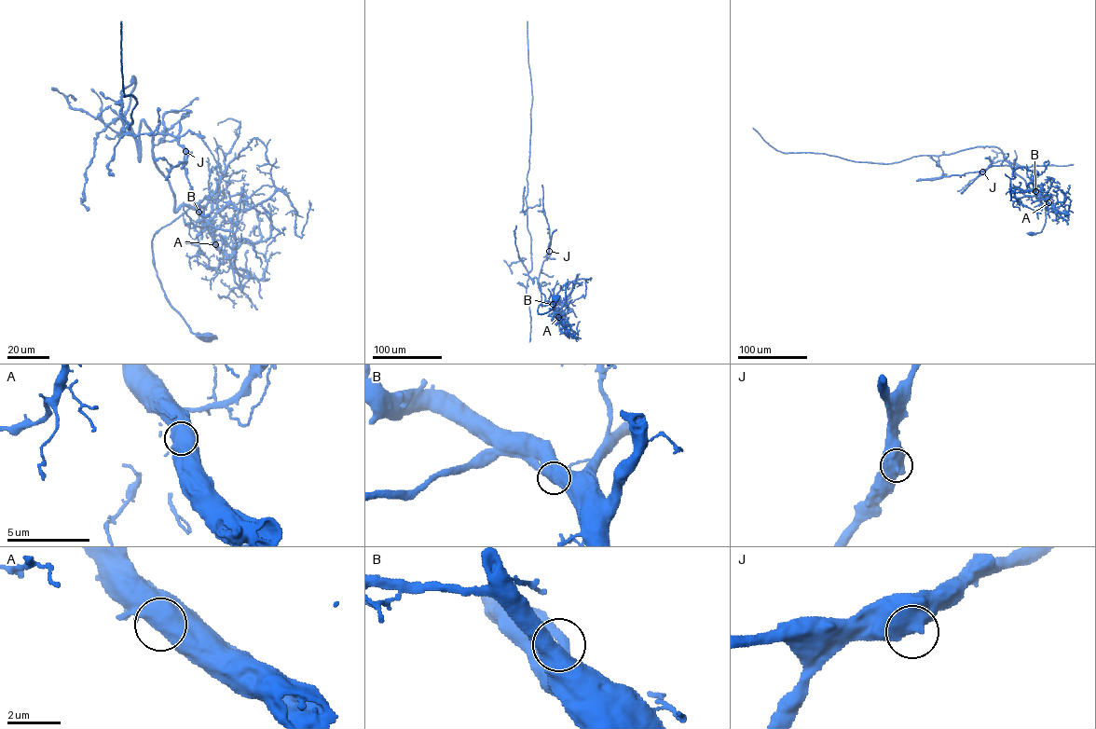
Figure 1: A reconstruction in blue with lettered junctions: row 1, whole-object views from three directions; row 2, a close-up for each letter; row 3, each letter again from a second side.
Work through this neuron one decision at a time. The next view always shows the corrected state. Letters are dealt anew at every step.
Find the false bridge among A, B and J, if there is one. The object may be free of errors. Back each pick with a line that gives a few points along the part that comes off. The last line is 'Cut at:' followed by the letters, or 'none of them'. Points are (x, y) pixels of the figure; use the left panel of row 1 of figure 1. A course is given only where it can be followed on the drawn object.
Cut at: none of them

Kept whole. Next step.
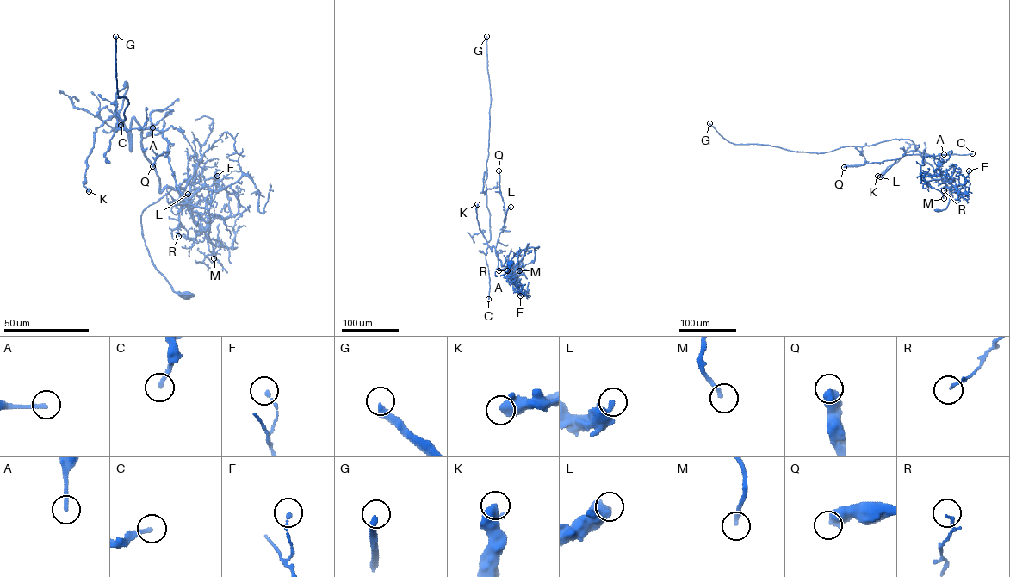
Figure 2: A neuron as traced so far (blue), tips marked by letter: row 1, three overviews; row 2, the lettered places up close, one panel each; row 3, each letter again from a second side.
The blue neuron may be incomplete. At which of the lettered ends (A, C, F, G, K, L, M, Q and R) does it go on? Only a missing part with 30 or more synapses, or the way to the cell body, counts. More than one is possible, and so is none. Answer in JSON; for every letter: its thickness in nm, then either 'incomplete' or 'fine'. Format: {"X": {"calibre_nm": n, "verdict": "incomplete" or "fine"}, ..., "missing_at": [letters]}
{"A": {"calibre_nm": 220, "verdict": "incomplete"}, "C": {"calibre_nm": 200, "verdict": "fine"}, "F": {"calibre_nm": 160, "verdict": "fine"}, "G": {"calibre_nm": 320, "verdict": "incomplete"}, "K": {"calibre_nm": 420, "verdict": "fine"}, "L": {"calibre_nm": 360, "verdict": "fine"}, "M": {"calibre_nm": 220, "verdict": "fine"}, "Q": {"calibre_nm": 600, "verdict": "fine"}, "R": {"calibre_nm": 80, "verdict": "fine"}, "missing_at": ["A", "G"]}

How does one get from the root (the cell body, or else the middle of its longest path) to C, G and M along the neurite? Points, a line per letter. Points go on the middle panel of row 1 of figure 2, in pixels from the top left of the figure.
C: (510, 264), (504, 274), (496, 276), (496, 269), (505, 267), (501, 265), (495, 248), (487, 247), (488, 299)
G: (510, 264), (504, 274), (496, 276), (496, 269), (505, 267), (495, 248), (487, 244), (491, 96), (486, 36)
M: (510, 264), (504, 274), (495, 276), (497, 269), (510, 269), (511, 260), (517, 252), (519, 270)

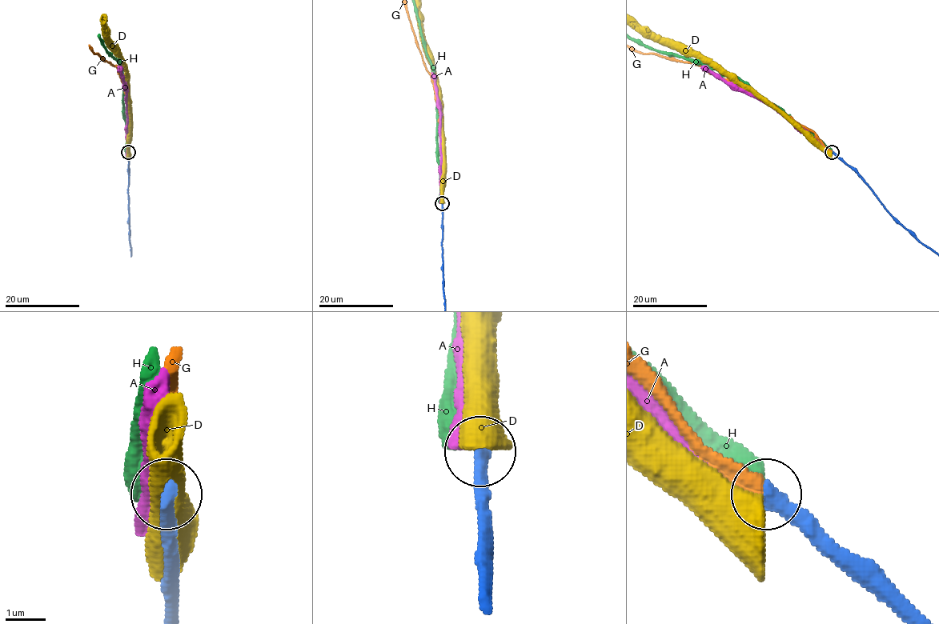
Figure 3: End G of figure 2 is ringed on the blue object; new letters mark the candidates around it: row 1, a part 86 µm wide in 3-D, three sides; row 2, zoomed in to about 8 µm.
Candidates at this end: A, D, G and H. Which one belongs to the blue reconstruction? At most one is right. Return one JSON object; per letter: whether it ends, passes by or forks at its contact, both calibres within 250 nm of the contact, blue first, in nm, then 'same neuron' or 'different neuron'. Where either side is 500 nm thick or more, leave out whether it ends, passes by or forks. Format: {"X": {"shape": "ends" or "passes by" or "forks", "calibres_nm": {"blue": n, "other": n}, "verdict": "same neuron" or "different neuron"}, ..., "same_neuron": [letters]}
{"A": {"calibres_nm": {"blue": 400, "other": 600}, "verdict": "different neuron"}, "D": {"calibres_nm": {"blue": 400, "other": 700}, "verdict": "different neuron"}, "G": {"shape": "ends", "calibres_nm": {"blue": 380, "other": 420}, "verdict": "same neuron"}, "H": {"calibres_nm": {"blue": 360, "other": 600}, "verdict": "different neuron"}, "same_neuron": ["G"]}

